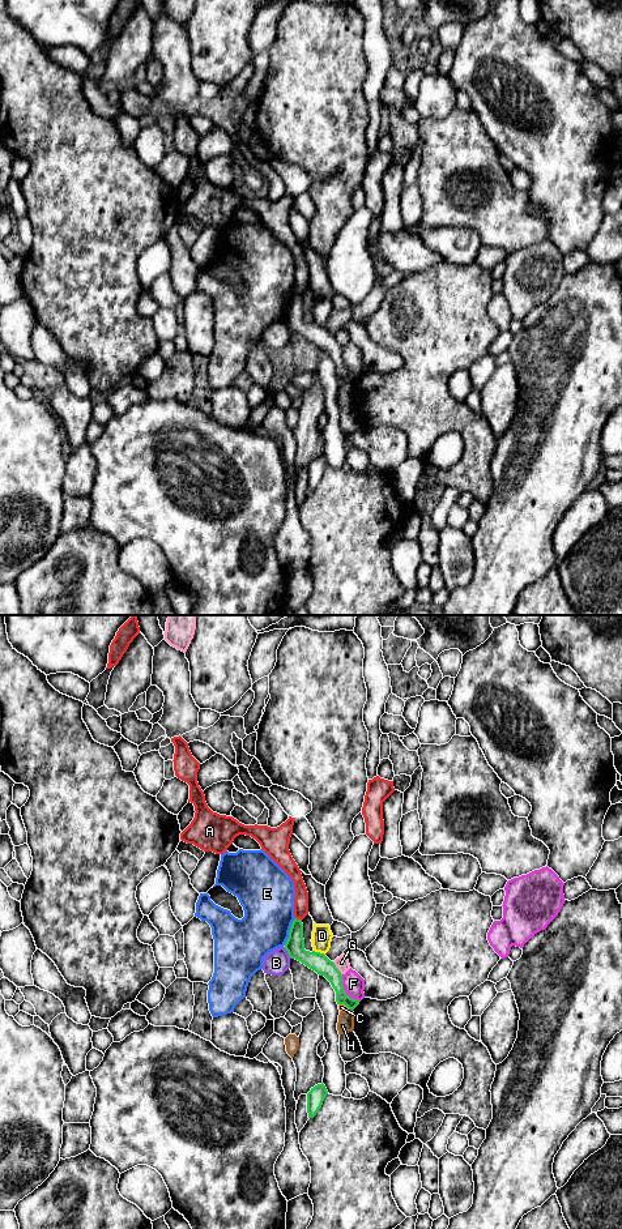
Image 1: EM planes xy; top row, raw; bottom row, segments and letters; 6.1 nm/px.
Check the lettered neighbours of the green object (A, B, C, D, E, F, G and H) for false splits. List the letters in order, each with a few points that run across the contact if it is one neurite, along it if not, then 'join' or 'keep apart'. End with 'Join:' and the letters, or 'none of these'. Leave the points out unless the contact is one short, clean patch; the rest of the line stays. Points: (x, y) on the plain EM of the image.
A: xy (295, 290), (301, 294) | keep apart
B: xy (284, 320), (292, 331) | keep apart
C: xy (339, 376), (349, 382) | keep apart
D: keep apart
E: xy (295, 291), (284, 318) | keep apart
F: keep apart
G: xy (332, 335), (341, 348) | keep apart
H: xy (349, 382), (352, 384) | keep apart
Join: none of these

